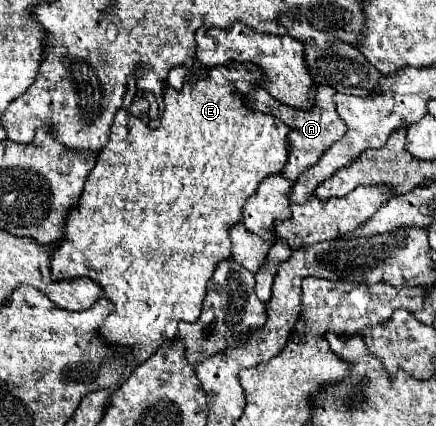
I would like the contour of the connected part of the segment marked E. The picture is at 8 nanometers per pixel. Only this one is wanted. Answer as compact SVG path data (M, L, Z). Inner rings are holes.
M233 64L229 68L227 66L209 68L207 78L197 80L197 82L193 80L191 84L185 84L185 88L181 92L167 86L167 90L165 90L165 110L161 114L159 130L147 130L145 124L135 124L137 118L123 114L125 108L121 108L117 112L117 118L115 118L113 126L111 126L109 142L99 152L95 168L87 174L83 194L81 194L77 206L71 210L69 218L65 220L61 246L57 250L53 250L53 254L51 254L51 278L53 280L73 280L73 278L85 278L87 276L89 280L93 280L93 282L97 282L101 286L103 296L113 302L113 310L105 318L105 322L101 324L101 330L99 330L101 336L99 338L103 342L119 348L125 354L125 360L127 360L129 366L137 366L137 364L145 362L147 358L151 358L161 348L163 342L175 338L179 322L195 322L199 318L201 306L203 306L203 300L205 300L205 294L207 294L207 282L213 278L213 272L215 272L217 264L231 256L229 226L241 222L243 204L245 204L245 200L249 196L253 196L257 192L257 186L261 184L261 180L265 180L269 174L279 174L283 170L285 162L287 162L289 126L279 122L275 116L259 114L259 112L249 110L245 106L245 102L243 102L241 94L249 92L251 88L257 88L259 78L261 78L261 72L257 70L257 66L253 66L253 64L243 64L243 66ZM233 88L237 88L241 92L233 94Z

